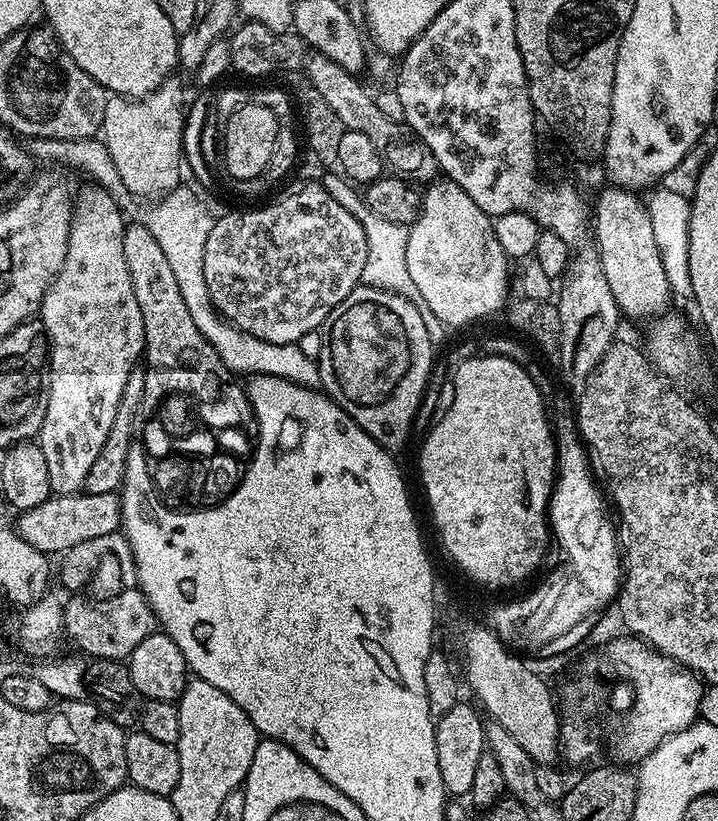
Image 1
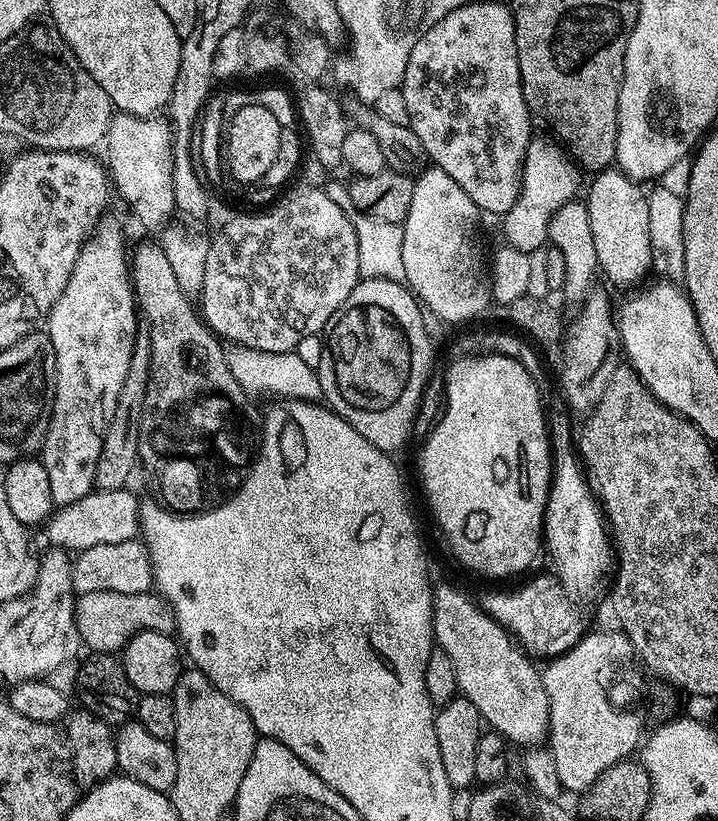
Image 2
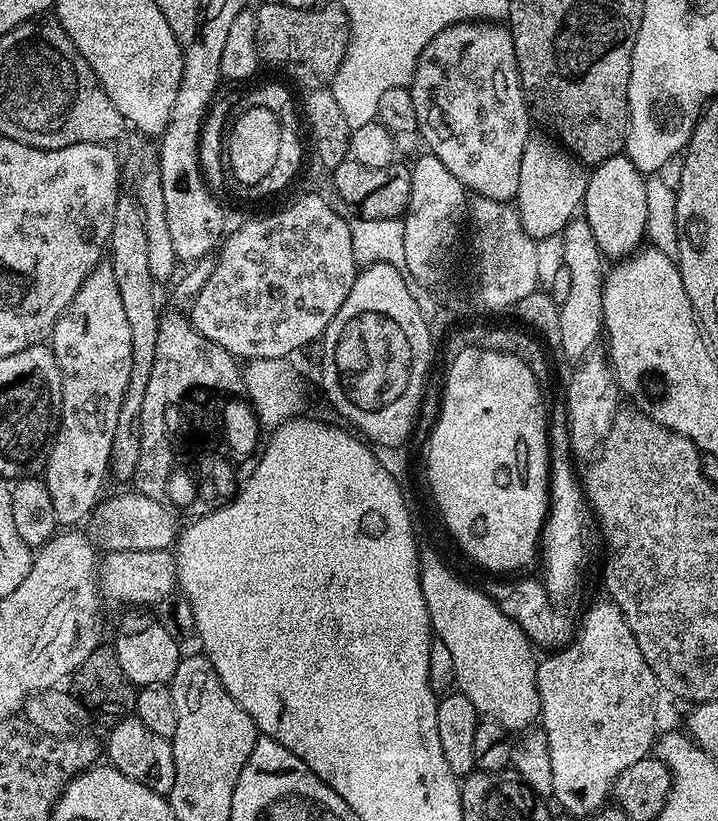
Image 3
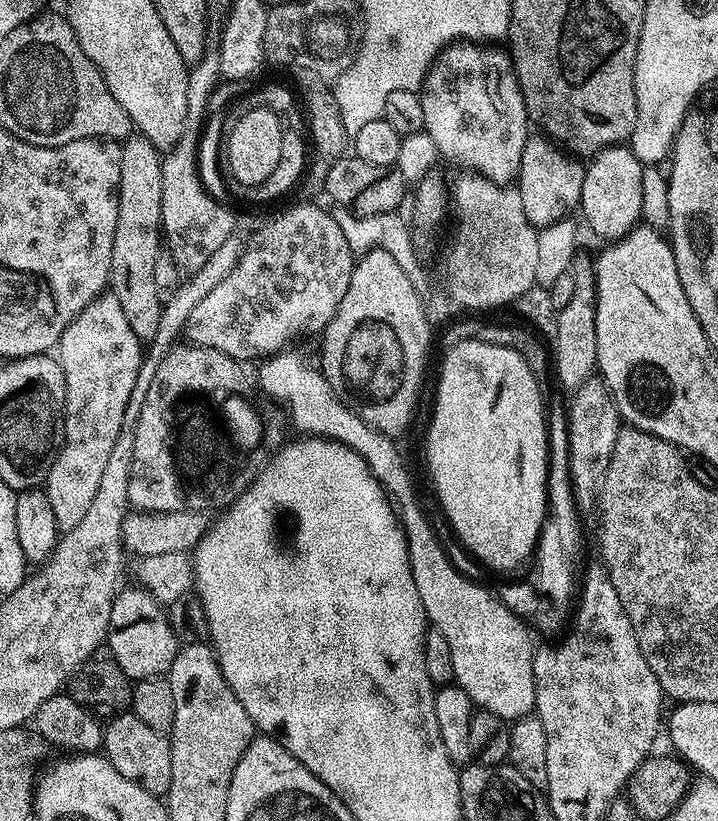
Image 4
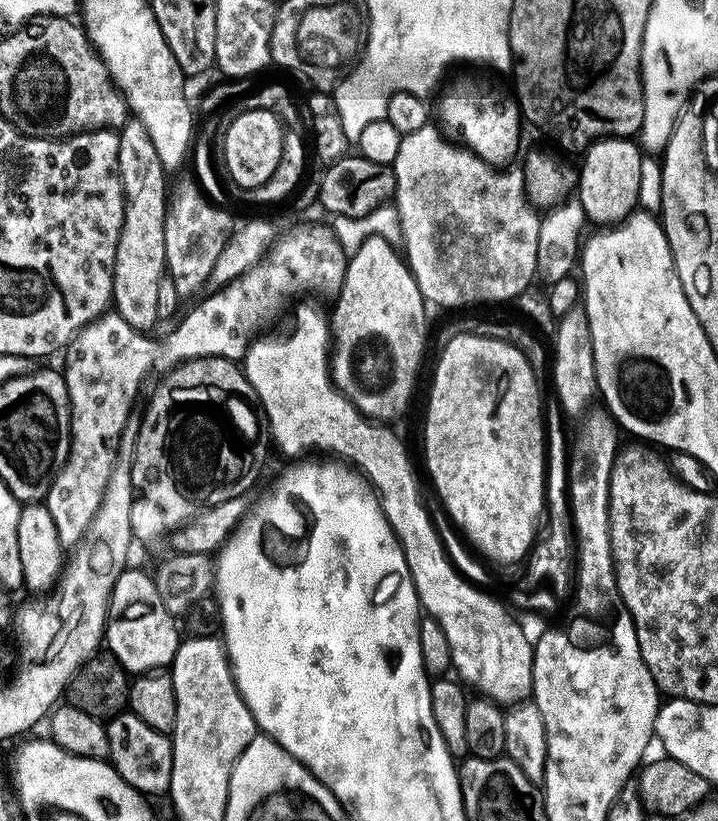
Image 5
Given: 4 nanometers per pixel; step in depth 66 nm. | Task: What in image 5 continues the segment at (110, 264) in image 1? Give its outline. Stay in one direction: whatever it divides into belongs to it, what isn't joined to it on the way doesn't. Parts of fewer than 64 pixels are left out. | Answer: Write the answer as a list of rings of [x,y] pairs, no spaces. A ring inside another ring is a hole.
[[[109,310],[87,324],[67,345],[68,361],[62,365],[62,371],[68,387],[68,409],[72,412],[70,450],[64,463],[56,469],[46,497],[50,518],[54,518],[61,545],[79,544],[92,525],[92,519],[98,514],[106,486],[110,482],[110,470],[114,470],[114,458],[122,438],[123,426],[140,392],[140,380],[146,379],[148,371],[160,360],[160,348],[152,338],[151,335],[134,331],[126,318],[119,316],[115,310]]]

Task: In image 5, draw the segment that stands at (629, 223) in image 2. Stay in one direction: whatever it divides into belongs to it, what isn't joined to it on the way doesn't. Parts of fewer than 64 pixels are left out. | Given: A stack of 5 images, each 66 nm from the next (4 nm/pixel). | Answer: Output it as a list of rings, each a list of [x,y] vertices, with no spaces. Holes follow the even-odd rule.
[[[605,138],[595,140],[583,153],[584,161],[578,164],[578,199],[585,217],[592,220],[596,226],[615,226],[621,220],[637,211],[640,199],[638,198],[639,175],[642,174],[642,162],[645,157],[642,149],[632,138]]]

